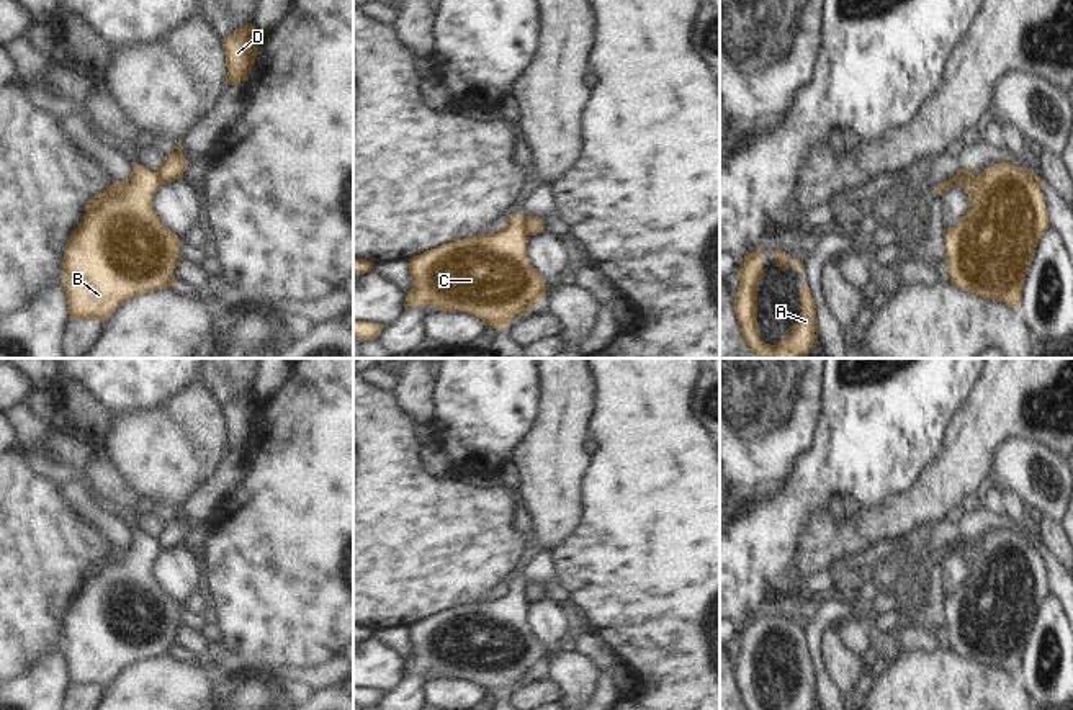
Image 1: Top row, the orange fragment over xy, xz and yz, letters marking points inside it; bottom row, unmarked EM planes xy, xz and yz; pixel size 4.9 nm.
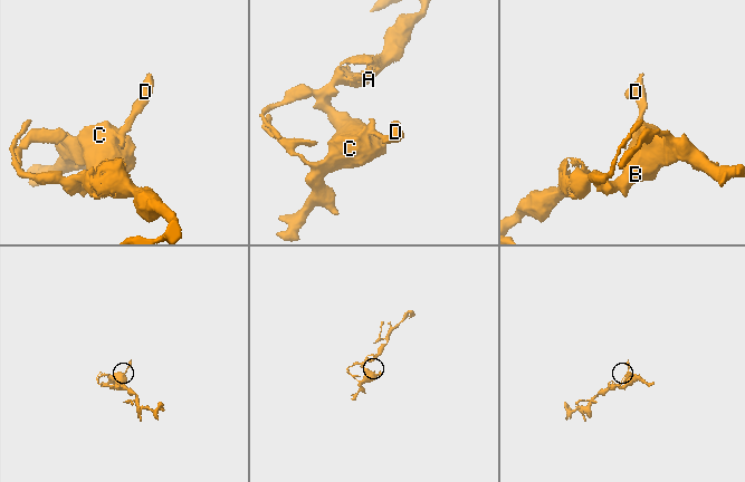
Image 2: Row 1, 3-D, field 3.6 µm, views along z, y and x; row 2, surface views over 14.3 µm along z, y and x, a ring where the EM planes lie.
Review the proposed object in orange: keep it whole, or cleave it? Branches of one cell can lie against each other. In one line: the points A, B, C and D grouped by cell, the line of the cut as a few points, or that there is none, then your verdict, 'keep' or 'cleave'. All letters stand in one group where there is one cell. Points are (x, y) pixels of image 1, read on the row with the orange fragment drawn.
A B C / D; cut in xz along (522, 220), (524, 231), (529, 236); cleave

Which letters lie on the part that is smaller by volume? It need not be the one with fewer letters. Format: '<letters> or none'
D.

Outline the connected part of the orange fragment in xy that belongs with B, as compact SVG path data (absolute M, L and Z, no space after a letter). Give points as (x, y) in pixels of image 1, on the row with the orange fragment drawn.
M132 162L126 182L113 182L87 204L79 227L64 250L64 280L70 319L108 321L129 298L167 286L175 286L173 268L182 260L183 244L154 211L154 195L160 182L150 172Z

